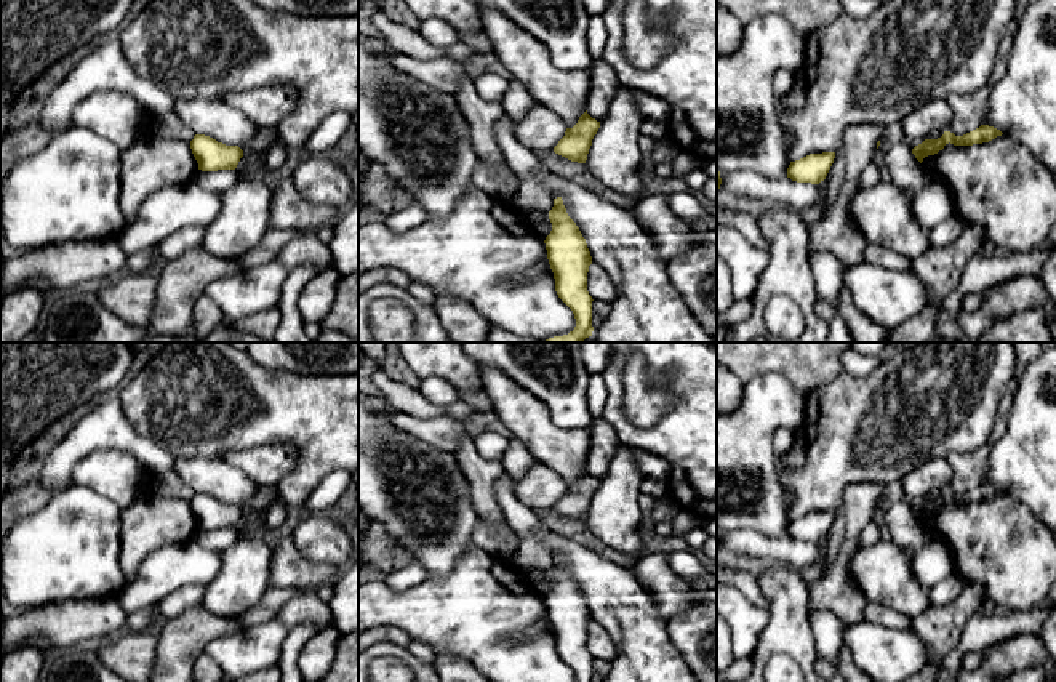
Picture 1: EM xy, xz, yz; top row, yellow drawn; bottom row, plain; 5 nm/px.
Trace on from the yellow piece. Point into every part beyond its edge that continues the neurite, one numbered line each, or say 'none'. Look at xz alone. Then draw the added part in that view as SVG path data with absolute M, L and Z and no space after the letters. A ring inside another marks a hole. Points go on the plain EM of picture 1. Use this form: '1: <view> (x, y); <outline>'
none

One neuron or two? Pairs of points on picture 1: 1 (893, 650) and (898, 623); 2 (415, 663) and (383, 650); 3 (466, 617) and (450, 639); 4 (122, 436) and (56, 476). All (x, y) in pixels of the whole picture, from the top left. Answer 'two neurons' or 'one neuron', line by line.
1: two neurons
2: one neuron
3: one neuron
4: one neuron

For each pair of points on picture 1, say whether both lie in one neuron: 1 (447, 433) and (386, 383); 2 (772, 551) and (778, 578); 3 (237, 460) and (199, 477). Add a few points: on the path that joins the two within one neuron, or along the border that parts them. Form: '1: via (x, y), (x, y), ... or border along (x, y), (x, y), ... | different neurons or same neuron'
1: border along (396, 410), (420, 417), (455, 417), (463, 420) | different neurons
2: border along (775, 562), (784, 562), (799, 572) | different neurons
3: border along (223, 458), (260, 484) | different neurons

